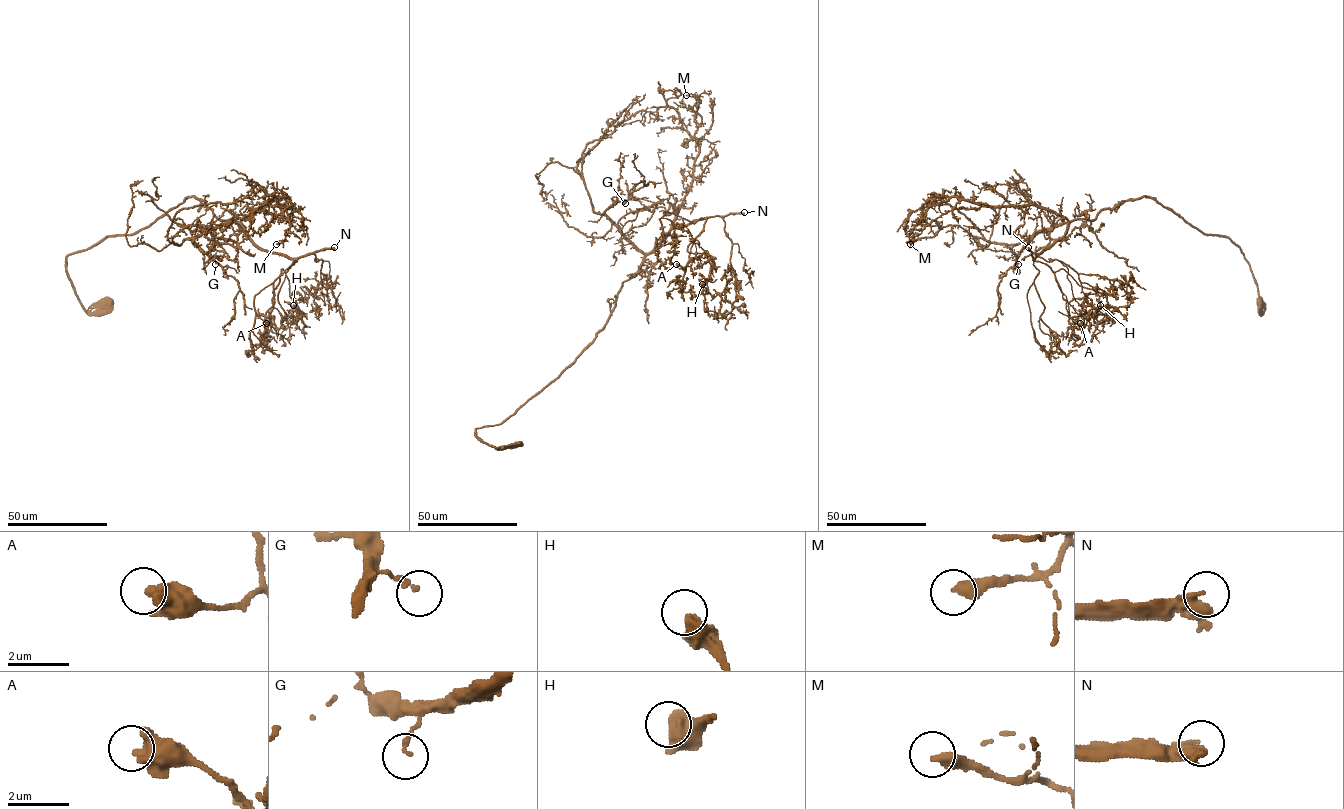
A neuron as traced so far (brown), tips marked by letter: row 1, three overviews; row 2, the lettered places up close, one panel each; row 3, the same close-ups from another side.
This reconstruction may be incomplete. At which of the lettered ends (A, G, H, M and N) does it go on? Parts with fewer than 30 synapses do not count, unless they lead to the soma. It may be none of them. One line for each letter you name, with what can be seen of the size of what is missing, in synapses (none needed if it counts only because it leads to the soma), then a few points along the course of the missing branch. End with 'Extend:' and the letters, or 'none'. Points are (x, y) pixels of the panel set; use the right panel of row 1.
N: about 2000 synapses; missing branch runs (1028, 247), (1060, 273), (1078, 281), (1107, 285), (1123, 299), (1126, 307), (1113, 299)
Extend: N

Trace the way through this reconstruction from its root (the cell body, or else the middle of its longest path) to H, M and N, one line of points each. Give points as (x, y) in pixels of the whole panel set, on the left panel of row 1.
H: (107, 303), (85, 310), (67, 257), (193, 196), (263, 250), (296, 259), (286, 275), (302, 314), (293, 305)
M: (107, 303), (85, 310), (67, 257), (134, 234), (188, 196), (238, 222), (287, 197), (290, 228), (276, 244)
N: (107, 303), (85, 310), (67, 257), (134, 234), (188, 196), (235, 220), (264, 251), (298, 258), (334, 247)

